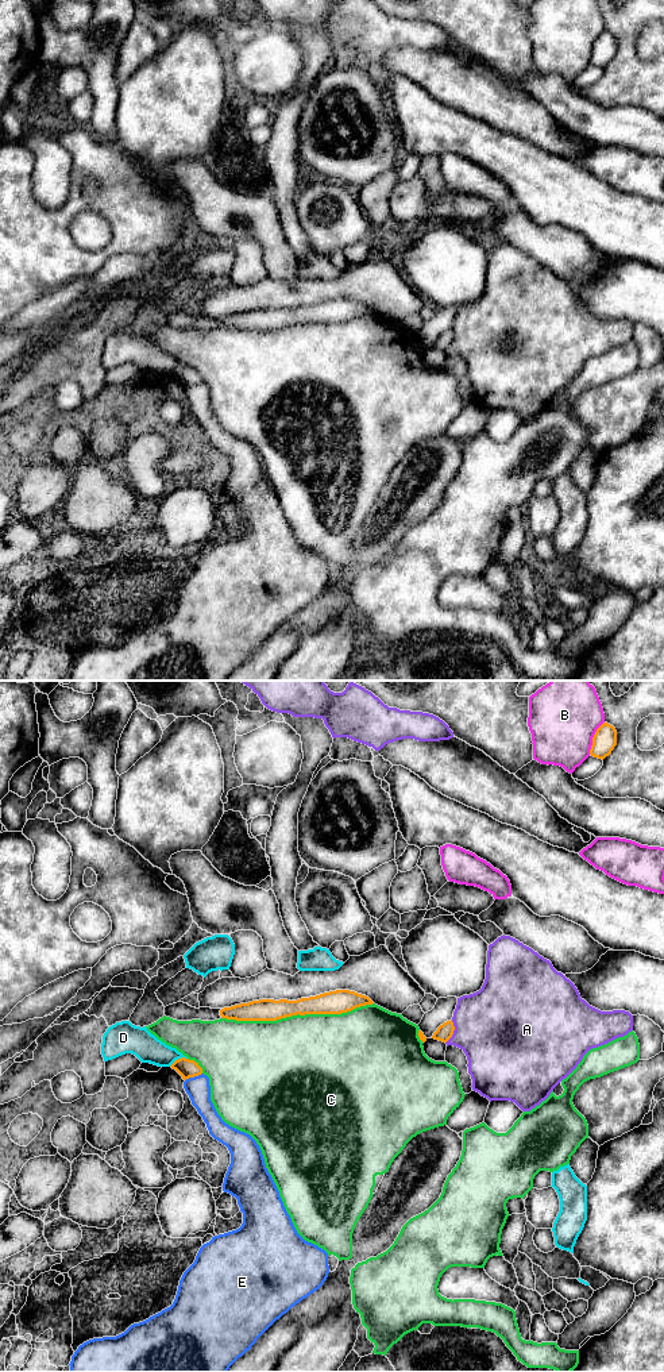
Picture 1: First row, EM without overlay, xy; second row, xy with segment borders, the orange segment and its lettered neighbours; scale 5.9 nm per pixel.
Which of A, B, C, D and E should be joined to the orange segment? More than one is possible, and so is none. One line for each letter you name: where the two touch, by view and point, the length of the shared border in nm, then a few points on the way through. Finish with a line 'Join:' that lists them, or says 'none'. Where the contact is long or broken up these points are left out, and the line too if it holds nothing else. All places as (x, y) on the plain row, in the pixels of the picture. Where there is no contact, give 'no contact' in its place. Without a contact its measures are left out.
Join: none

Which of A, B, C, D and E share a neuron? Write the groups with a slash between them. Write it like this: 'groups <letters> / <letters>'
groups A / B / C / D / E

